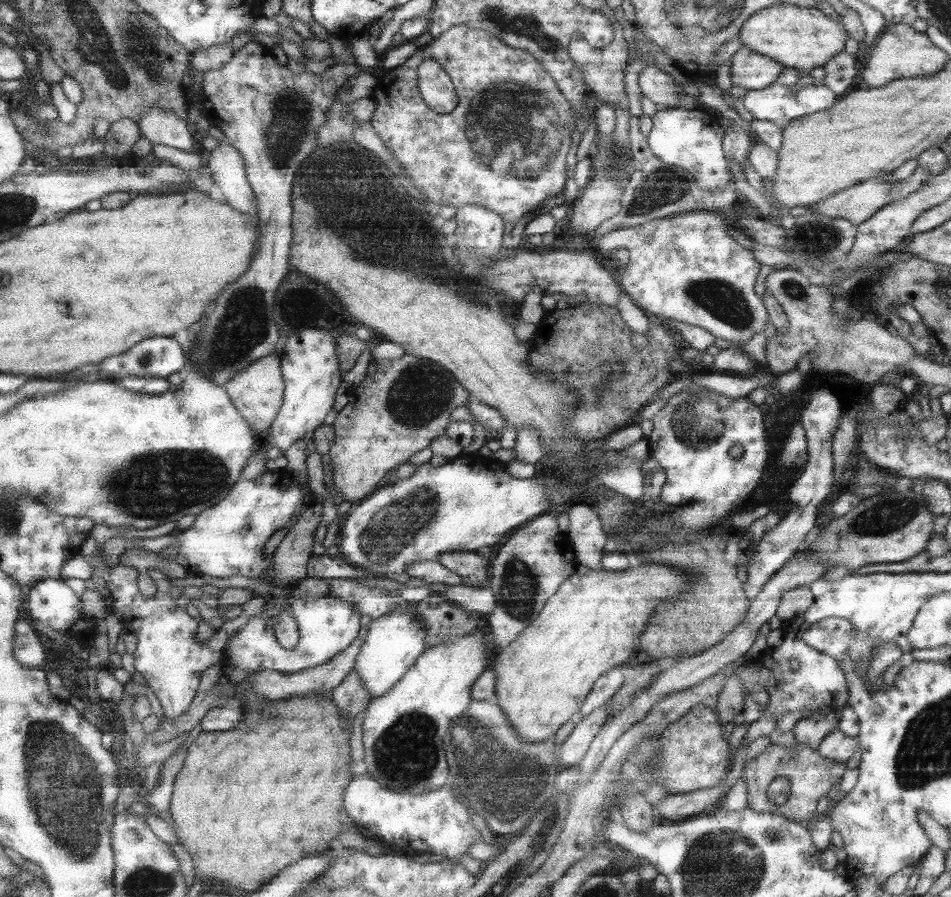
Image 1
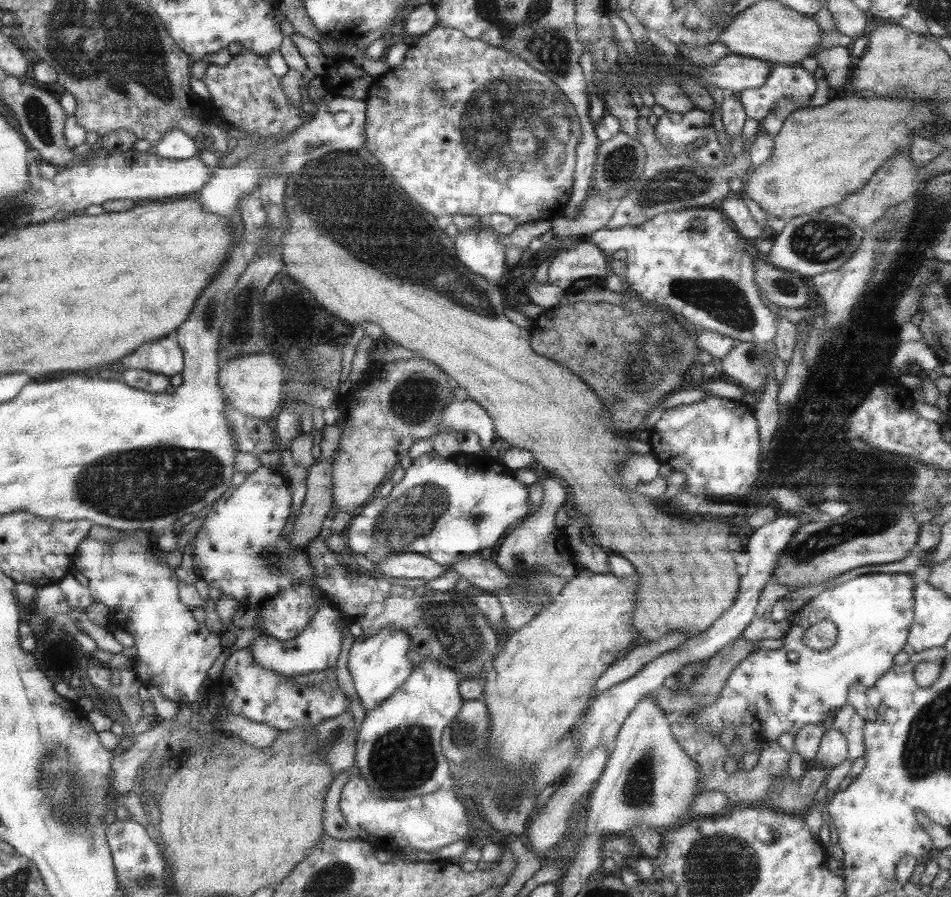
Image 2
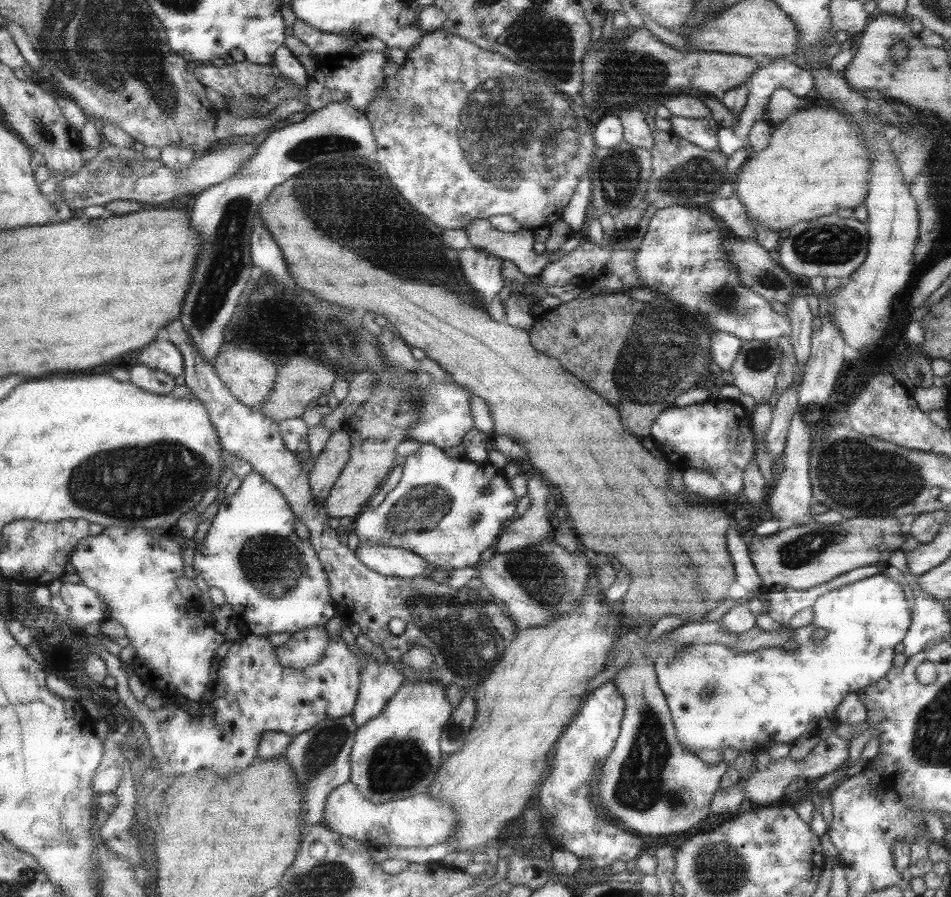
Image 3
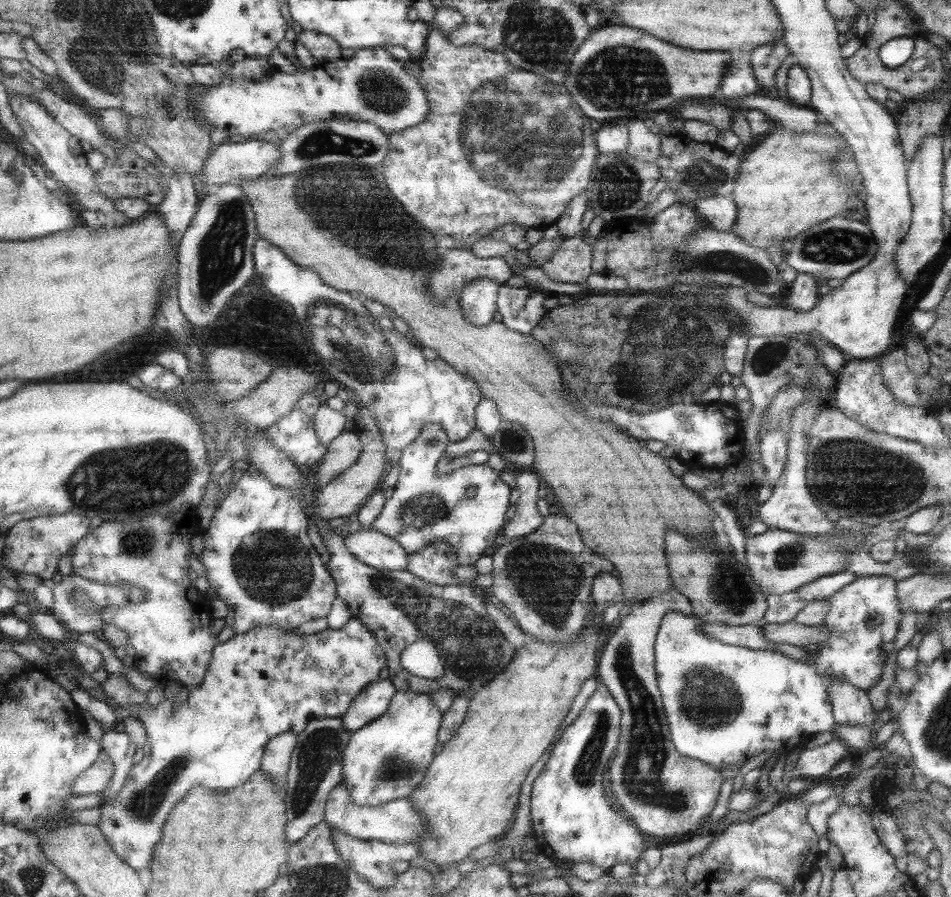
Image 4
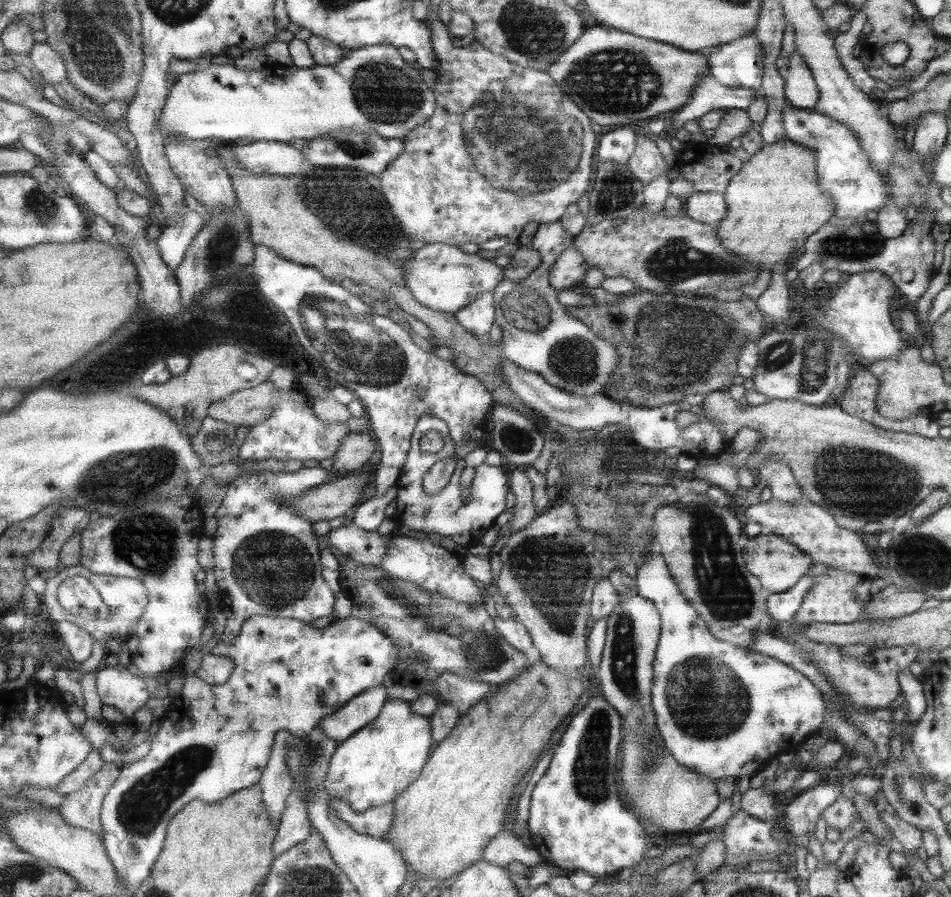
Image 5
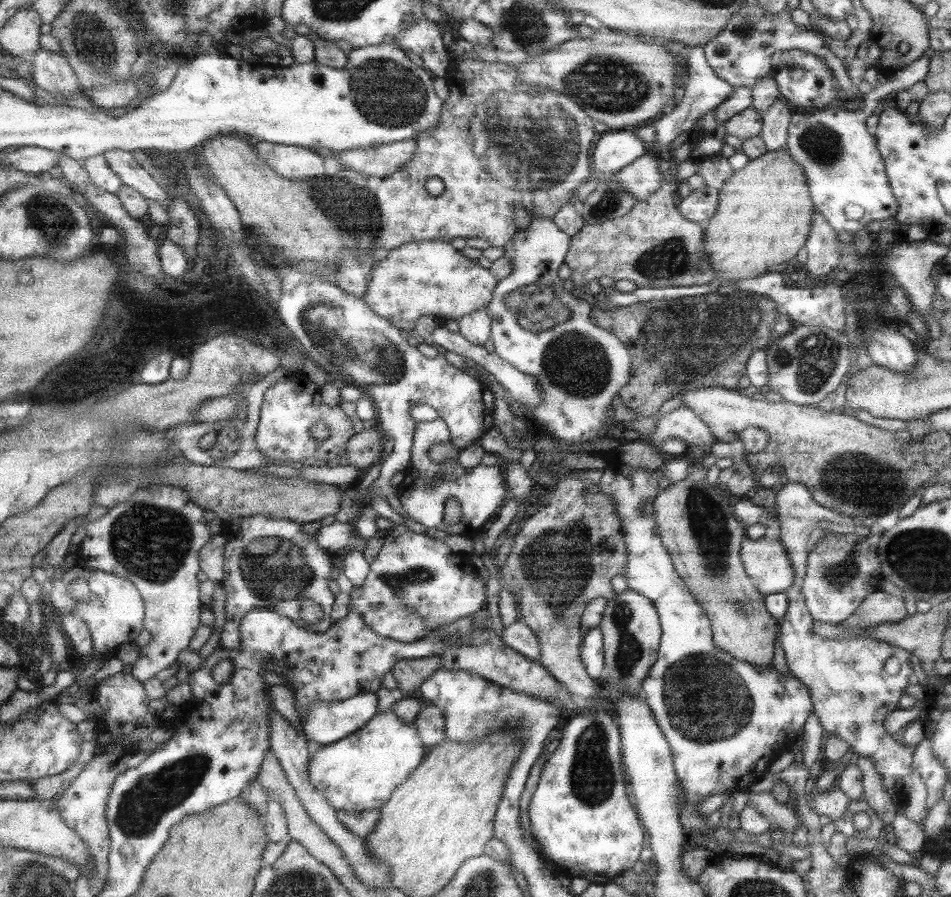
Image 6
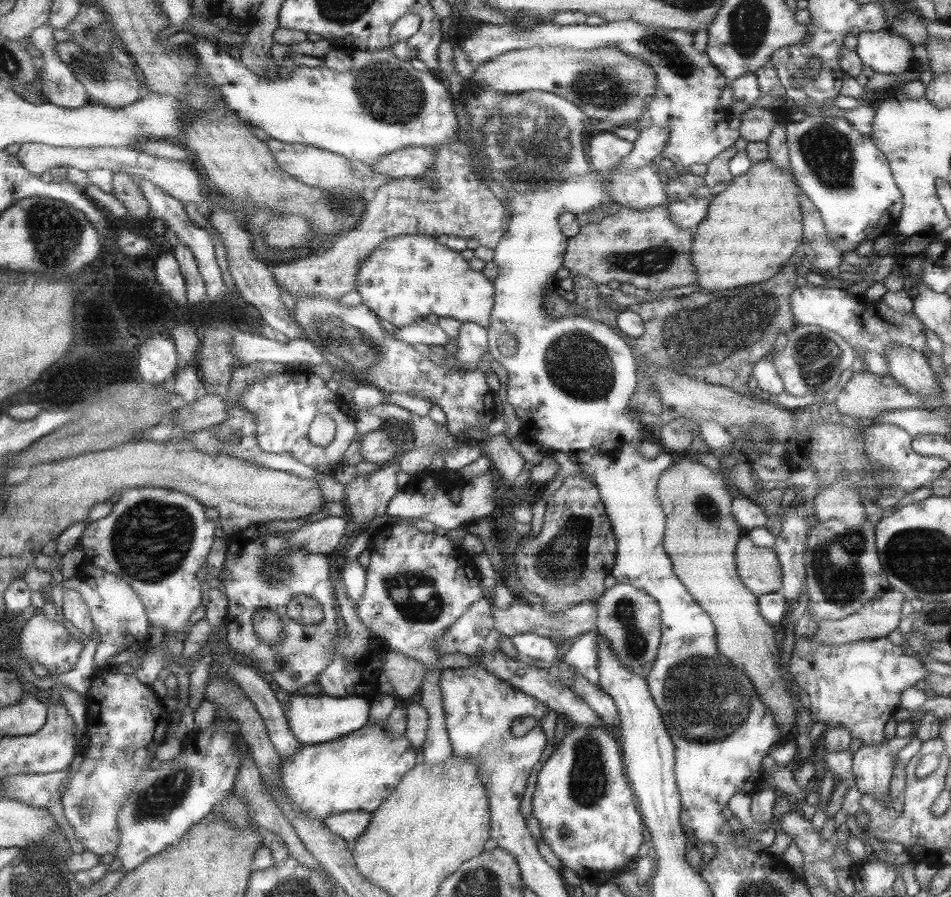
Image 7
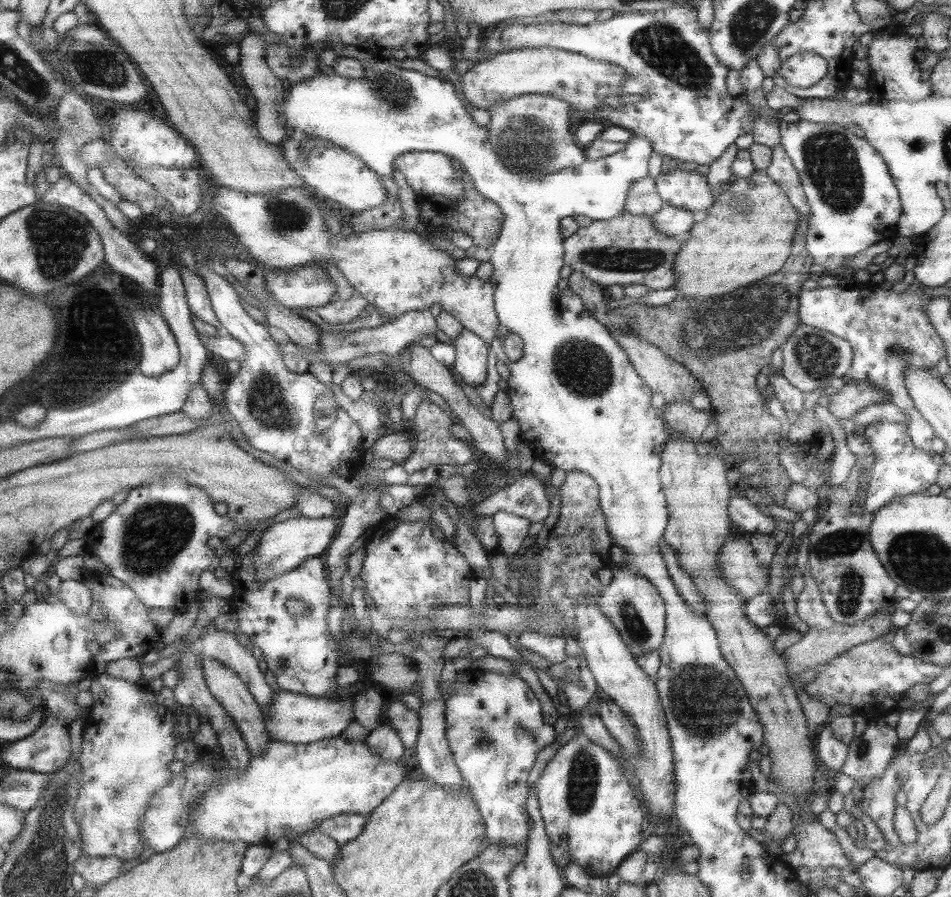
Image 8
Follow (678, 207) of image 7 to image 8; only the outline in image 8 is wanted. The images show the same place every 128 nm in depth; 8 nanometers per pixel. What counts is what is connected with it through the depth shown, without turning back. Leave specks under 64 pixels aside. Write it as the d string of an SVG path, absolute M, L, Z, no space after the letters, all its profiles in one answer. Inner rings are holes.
M664 205L649 220L659 234L675 238L675 242L682 244L687 239L691 226L698 221L699 217L700 215L693 214L689 210Z

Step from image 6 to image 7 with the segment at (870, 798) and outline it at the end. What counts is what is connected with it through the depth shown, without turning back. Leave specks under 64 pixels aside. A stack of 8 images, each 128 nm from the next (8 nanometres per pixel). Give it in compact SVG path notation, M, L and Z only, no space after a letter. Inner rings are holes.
M912 736L894 737L879 745L860 747L855 751L851 756L855 788L860 790L861 794L872 796L875 800L886 800L895 752L901 750L911 738Z

